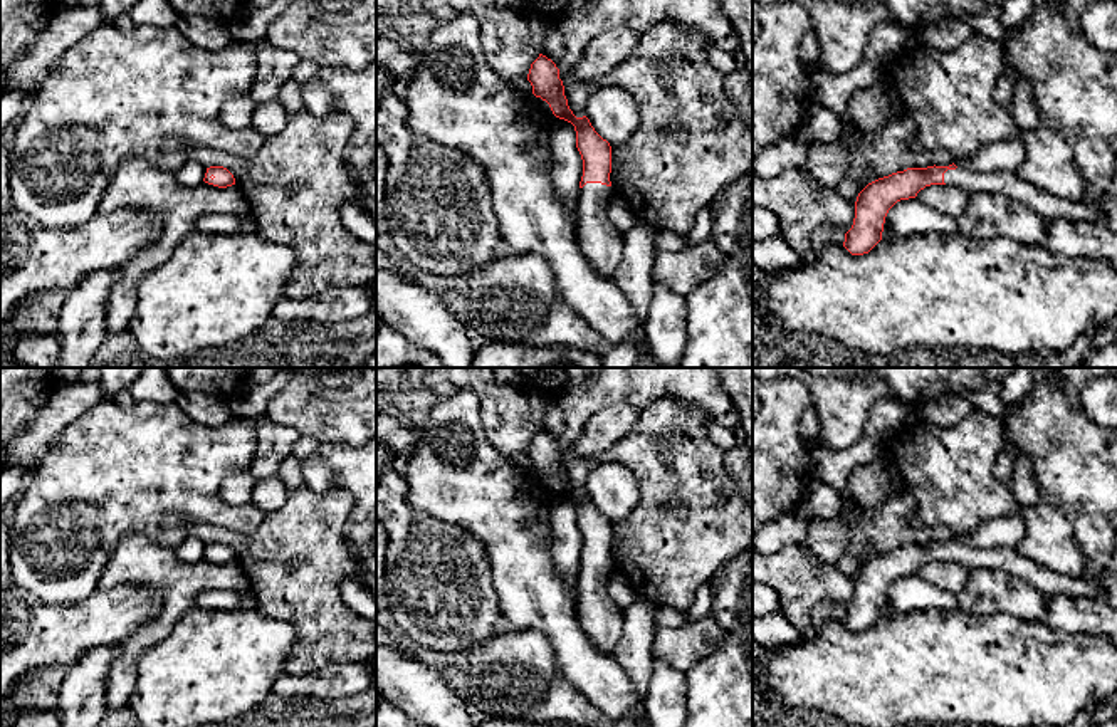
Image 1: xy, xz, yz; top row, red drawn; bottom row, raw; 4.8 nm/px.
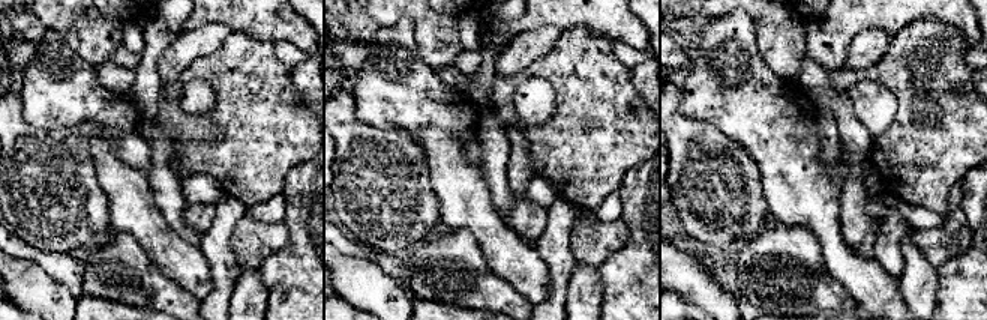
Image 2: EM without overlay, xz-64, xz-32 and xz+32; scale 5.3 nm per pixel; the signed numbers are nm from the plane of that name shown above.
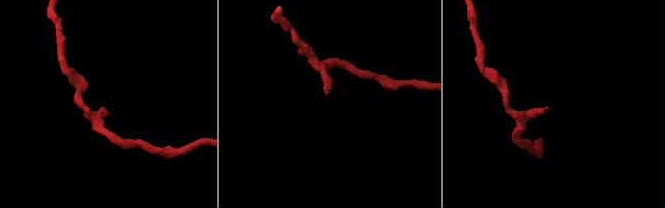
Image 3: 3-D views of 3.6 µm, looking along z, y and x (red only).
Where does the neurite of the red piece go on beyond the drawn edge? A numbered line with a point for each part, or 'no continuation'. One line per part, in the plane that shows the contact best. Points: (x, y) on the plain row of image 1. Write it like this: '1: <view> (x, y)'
1: xz (602, 620)

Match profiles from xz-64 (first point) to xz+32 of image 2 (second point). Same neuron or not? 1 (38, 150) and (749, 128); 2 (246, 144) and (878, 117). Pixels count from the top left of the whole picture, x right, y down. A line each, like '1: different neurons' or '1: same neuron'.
1: different neurons
2: different neurons

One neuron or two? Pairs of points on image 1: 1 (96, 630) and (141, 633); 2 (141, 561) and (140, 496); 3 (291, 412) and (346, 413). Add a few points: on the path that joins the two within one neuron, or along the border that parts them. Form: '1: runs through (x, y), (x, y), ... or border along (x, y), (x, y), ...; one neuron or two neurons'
1: border along (162, 608), (113, 645); two neurons
2: border along (173, 549), (143, 534), (126, 533), (110, 556); two neurons
3: runs through (304, 412), (333, 413); one neuron

